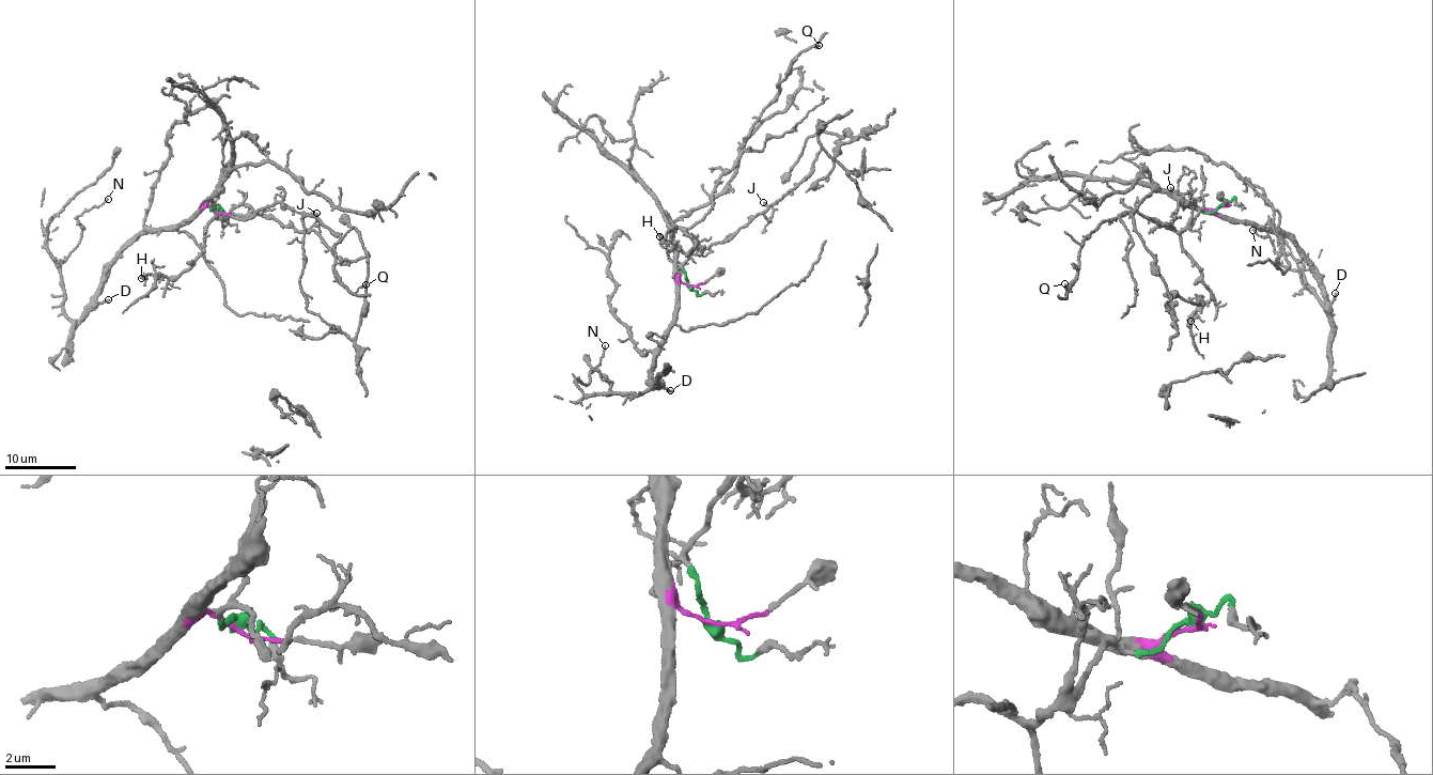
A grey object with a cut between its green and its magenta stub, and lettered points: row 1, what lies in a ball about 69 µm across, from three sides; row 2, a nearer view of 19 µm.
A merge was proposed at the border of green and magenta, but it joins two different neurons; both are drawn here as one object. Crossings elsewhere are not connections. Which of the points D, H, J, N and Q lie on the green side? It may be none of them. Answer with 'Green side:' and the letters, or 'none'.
Green side: H, J, Q

